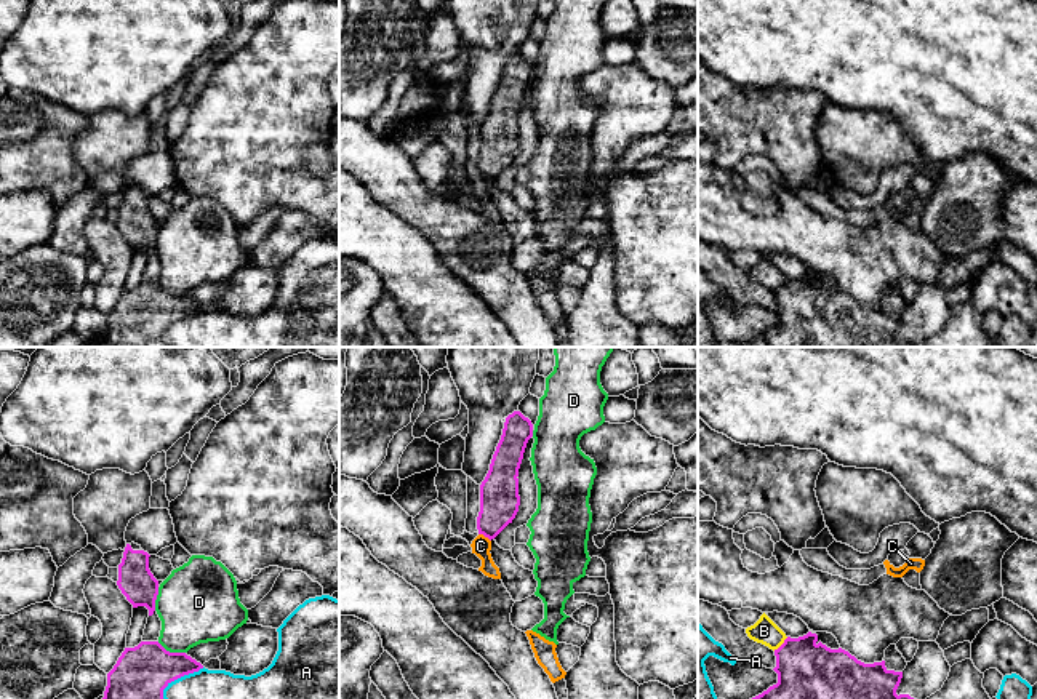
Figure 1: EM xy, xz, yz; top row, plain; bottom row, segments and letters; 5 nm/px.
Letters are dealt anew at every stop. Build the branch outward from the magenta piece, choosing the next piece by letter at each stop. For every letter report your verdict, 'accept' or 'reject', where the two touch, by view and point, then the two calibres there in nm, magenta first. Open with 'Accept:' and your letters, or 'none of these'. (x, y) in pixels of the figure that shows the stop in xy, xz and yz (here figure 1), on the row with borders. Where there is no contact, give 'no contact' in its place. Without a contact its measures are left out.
Accept: none of these
A: reject | xy (180, 677) | 280/150 nm
B: reject | yz (781, 645) | 280/120 nm
C: reject | xz (485, 536) | 200/100 nm
D: reject | xy (172, 653) | 280/340 nm

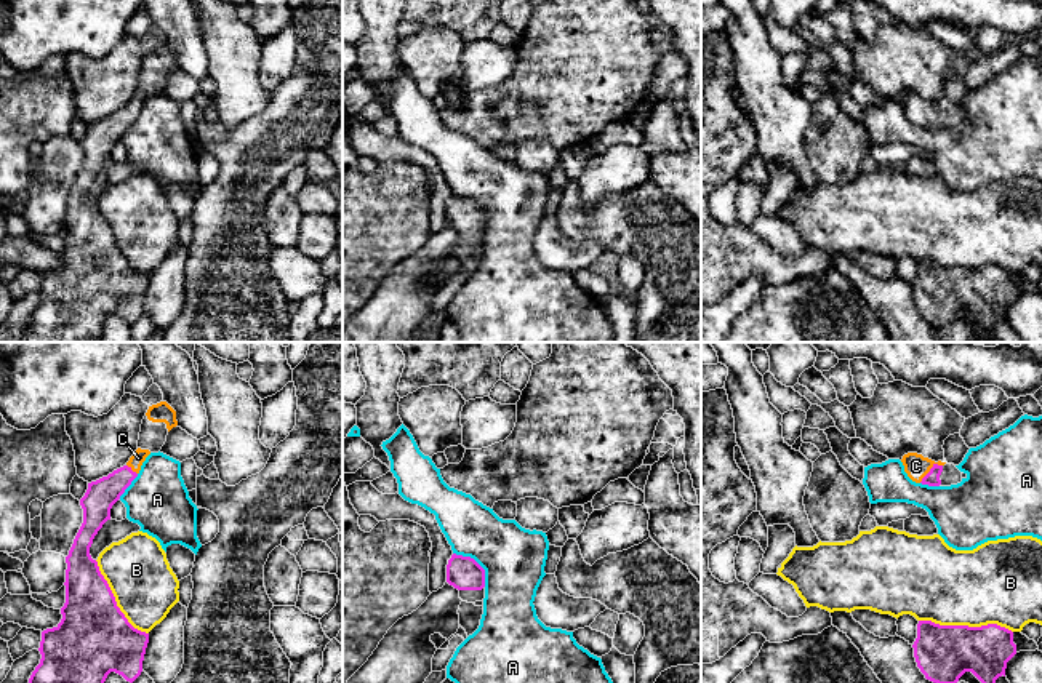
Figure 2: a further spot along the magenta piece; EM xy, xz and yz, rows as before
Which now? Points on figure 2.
Accept: C
A: reject | xz (477, 563) | 170/320 nm
B: reject | yz (965, 626) | 280/400 nm
C: accept | yz (930, 471) | 80/120 nm

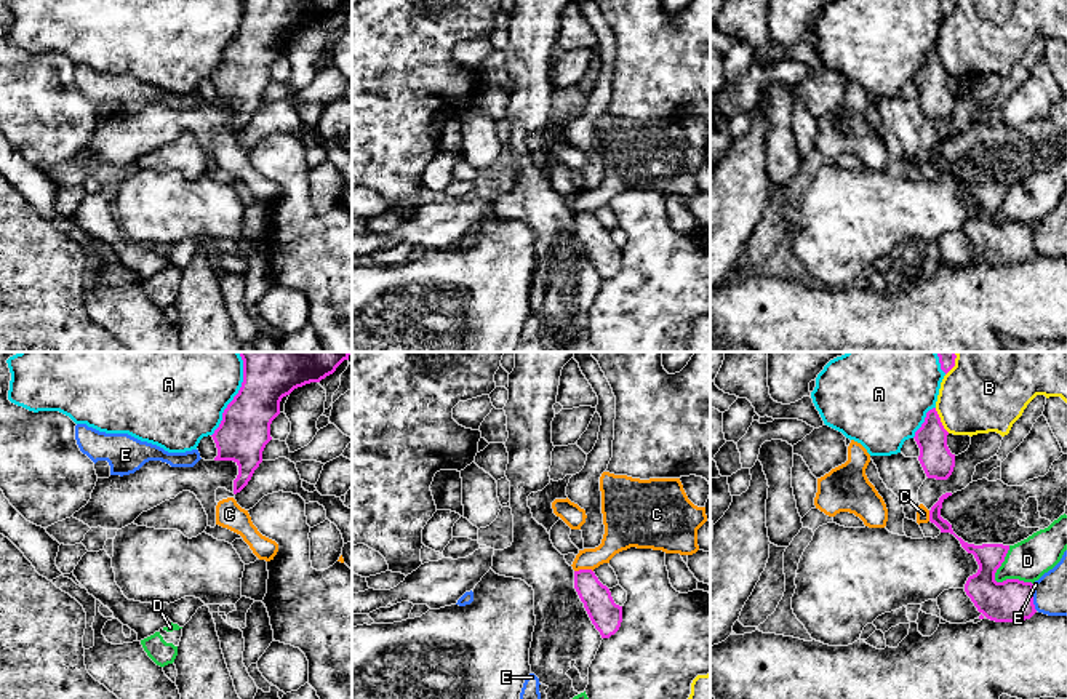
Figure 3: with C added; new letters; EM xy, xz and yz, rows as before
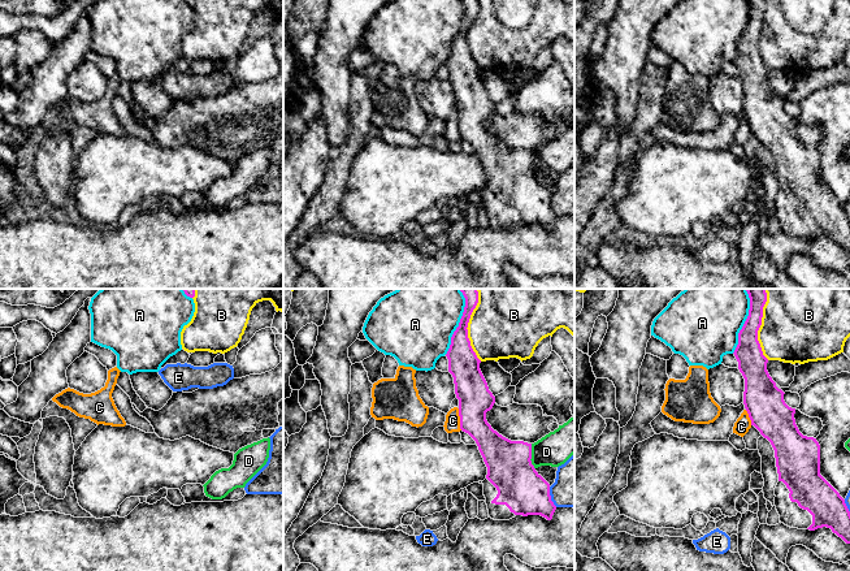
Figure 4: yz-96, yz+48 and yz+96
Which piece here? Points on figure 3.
Accept: none of these
A: reject | xy (237, 394) | 340/480 nm
B: reject | yz (939, 421) | 160/400 nm
C: reject | xz (583, 570) | 150/150 nm
D: reject | yz (995, 581) | 220/200 nm
E: reject | yz (1032, 597) | 220/180 nm

